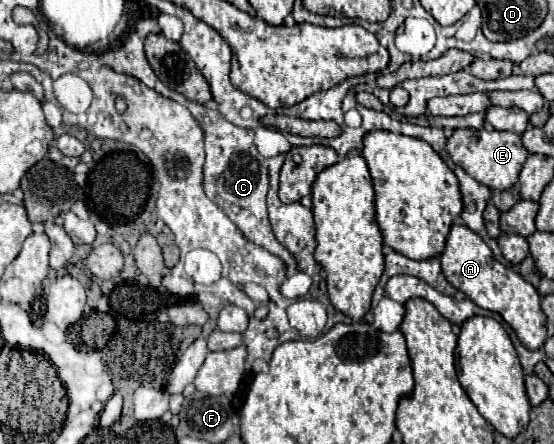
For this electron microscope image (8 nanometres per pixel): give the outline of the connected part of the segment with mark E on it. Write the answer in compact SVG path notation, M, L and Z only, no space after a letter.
M456 129L454 135L448 139L446 151L450 159L462 167L468 175L472 175L476 181L484 183L492 191L506 191L512 185L516 185L520 177L520 169L524 167L524 161L528 159L528 151L522 145L520 135L508 133L508 131L494 131L494 129Z

